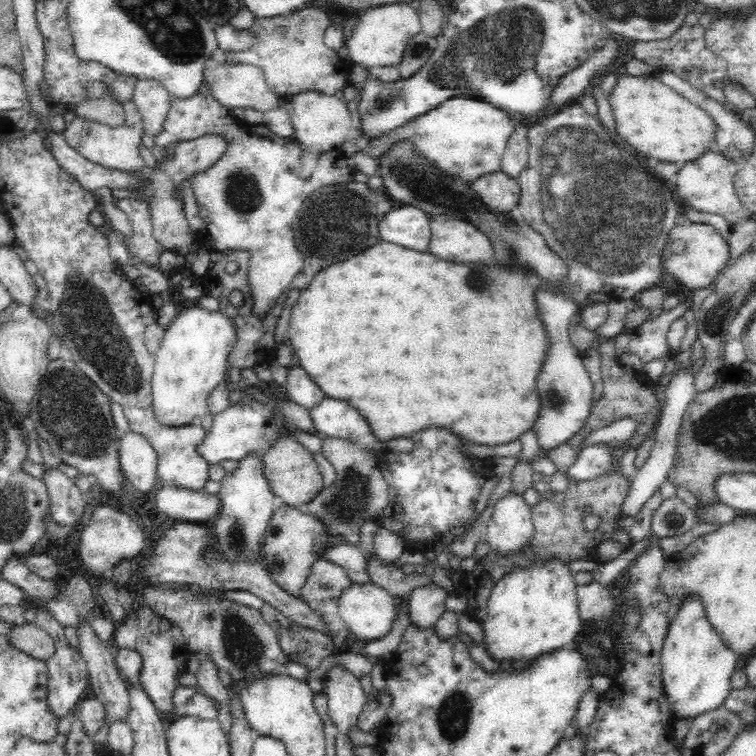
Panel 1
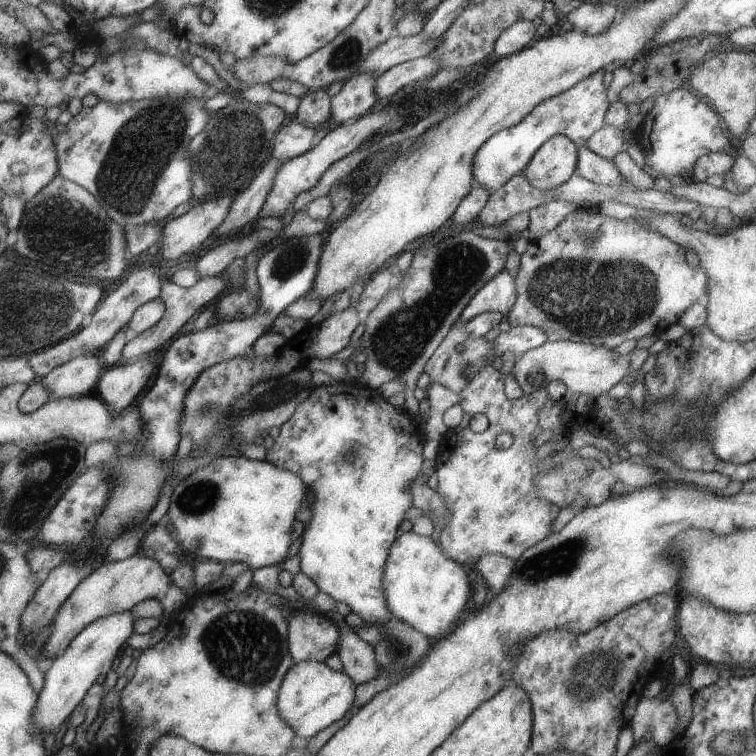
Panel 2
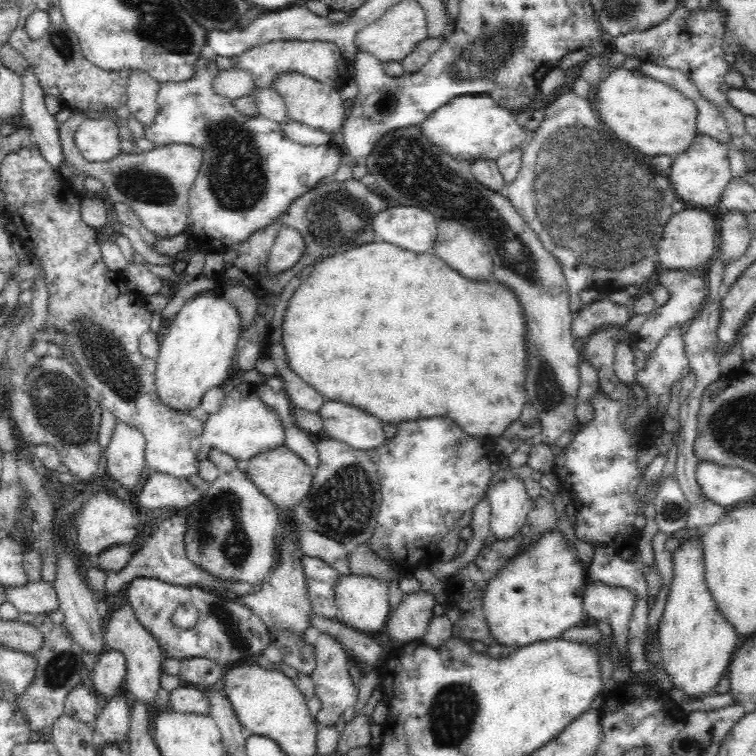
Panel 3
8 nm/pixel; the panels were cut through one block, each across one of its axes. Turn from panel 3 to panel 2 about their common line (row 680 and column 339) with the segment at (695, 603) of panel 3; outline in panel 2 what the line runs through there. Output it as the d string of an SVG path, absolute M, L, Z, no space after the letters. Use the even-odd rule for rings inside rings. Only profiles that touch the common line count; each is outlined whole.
M324 662L293 663L277 689L276 709L295 733L295 738L299 742L305 742L319 730L339 720L353 706L355 687L354 682L343 671L335 672Z

